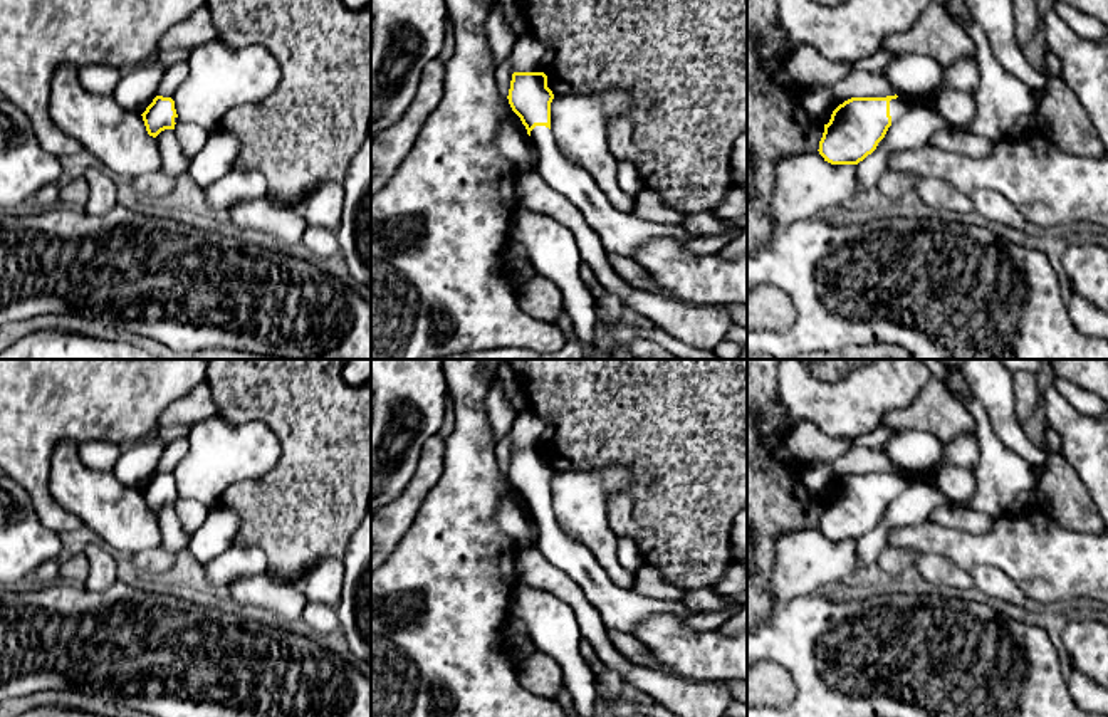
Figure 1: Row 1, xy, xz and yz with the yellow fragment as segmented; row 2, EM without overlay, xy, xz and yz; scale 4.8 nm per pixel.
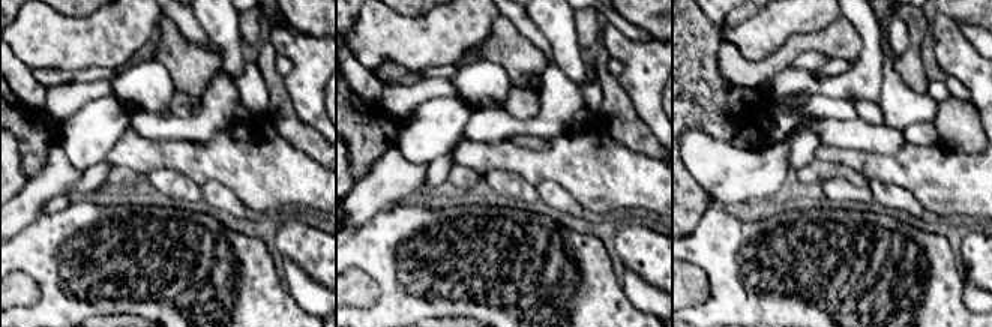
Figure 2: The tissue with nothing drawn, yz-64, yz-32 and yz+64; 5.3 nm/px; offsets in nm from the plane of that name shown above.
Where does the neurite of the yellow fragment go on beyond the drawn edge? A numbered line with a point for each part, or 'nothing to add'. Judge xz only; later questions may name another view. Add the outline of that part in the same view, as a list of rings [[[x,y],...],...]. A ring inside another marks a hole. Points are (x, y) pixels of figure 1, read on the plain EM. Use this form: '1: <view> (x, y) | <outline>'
1: xz (623, 610) | [[[536,502],[530,507],[530,516],[539,527],[536,547],[584,591],[606,628],[635,635],[636,626],[651,615],[666,613],[683,620],[693,613],[685,604],[655,599],[636,593],[633,588],[616,586],[591,551],[562,531],[552,505]]]

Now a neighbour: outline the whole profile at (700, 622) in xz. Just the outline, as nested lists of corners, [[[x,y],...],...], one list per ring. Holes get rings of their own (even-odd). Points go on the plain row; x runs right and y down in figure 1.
[[[739,610],[724,613],[690,613],[683,618],[695,631],[719,630],[727,620],[735,616]]]

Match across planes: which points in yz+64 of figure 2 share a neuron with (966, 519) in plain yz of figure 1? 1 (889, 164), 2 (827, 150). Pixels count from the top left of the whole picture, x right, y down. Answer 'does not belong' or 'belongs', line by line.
1: does not belong
2: does not belong

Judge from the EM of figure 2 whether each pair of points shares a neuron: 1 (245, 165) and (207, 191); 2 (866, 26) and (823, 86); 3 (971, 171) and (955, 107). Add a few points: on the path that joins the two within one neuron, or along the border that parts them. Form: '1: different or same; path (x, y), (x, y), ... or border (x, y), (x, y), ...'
1: different; border (185, 174), (200, 185), (219, 180), (245, 206)
2: same; path (869, 45), (869, 60), (842, 86)
3: different; border (944, 143), (956, 150), (976, 155)

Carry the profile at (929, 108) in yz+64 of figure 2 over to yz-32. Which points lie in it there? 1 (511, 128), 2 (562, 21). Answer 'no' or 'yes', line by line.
1: yes
2: no

